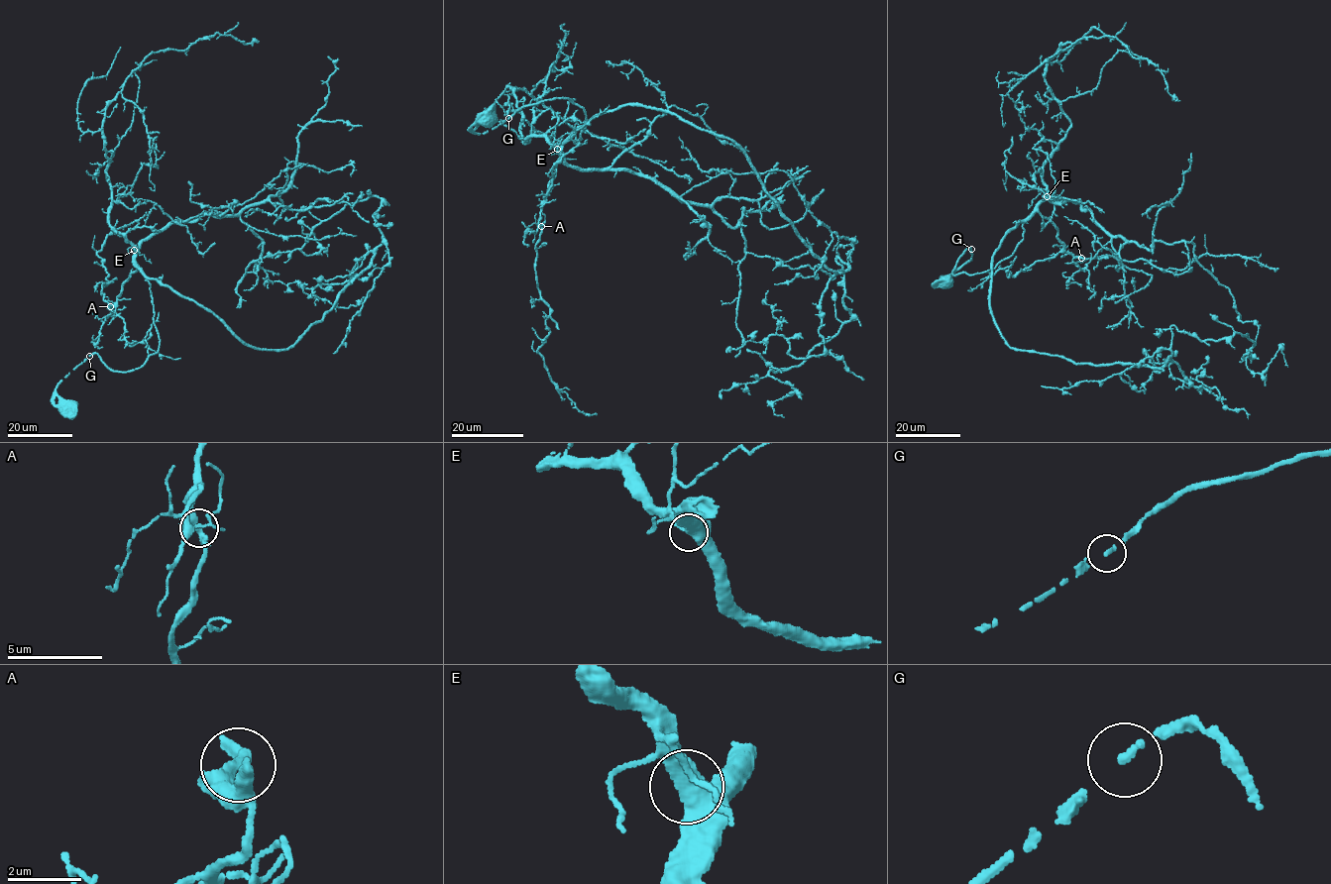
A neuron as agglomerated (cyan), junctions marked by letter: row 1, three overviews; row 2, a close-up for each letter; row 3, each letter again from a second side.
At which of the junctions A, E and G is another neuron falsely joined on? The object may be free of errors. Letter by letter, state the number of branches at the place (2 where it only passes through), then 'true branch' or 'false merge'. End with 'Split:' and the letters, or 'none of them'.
A: branches 3; true branch
E: branches 2; true branch
G: branches 2; true branch
Split: none of them

